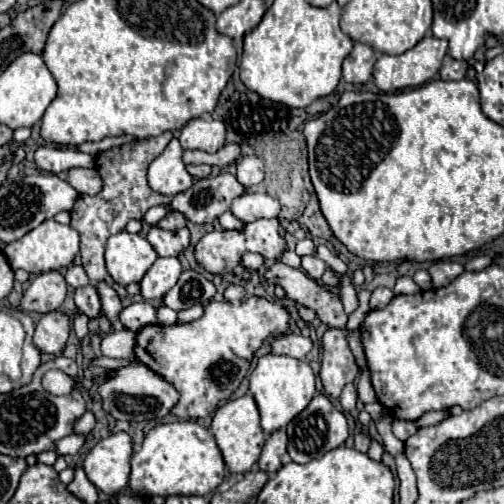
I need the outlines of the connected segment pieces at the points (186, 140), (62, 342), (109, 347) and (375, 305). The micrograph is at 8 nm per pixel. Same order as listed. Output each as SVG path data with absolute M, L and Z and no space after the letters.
M214 118L190 120L180 134L180 144L184 150L204 150L218 152L226 142L226 128Z
M56 310L44 314L36 324L34 344L40 348L40 352L58 354L64 350L68 336L70 336L70 316L66 312Z
M122 330L122 332L110 332L102 340L102 354L110 358L130 358L134 356L134 332Z
M376 288L376 290L372 292L372 298L370 298L370 308L372 308L372 310L380 310L380 308L384 308L392 298L394 298L394 292L392 292L390 288Z

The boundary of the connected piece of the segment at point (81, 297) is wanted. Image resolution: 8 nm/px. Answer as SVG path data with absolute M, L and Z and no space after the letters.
M88 284L84 288L78 288L74 294L74 302L78 306L78 312L86 314L88 318L100 318L100 298L94 288L94 284Z

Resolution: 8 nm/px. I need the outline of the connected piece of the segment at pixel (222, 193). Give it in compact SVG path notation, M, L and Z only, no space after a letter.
M220 172L218 176L208 176L196 180L186 192L172 198L172 210L182 212L194 224L208 224L216 220L222 212L230 208L230 202L244 192L244 186L236 176Z

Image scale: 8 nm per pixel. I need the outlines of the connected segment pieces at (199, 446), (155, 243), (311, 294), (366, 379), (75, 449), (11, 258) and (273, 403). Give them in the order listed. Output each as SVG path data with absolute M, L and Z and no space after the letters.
M182 420L154 426L146 434L142 450L132 454L130 488L144 496L206 496L220 486L220 482L224 480L224 472L226 464L212 432L198 422Z
M152 226L146 240L152 244L152 248L158 252L158 256L178 258L190 246L190 230L180 228L176 232L168 232L168 230L160 230L160 228Z
M276 262L270 270L266 270L264 278L268 282L280 284L290 300L314 310L316 316L328 328L342 328L342 330L346 328L348 314L342 308L340 296L336 292L332 292L330 288L312 280L306 272L290 268L282 262Z
M362 370L360 382L358 382L358 398L360 398L364 404L376 400L374 390L372 390L372 384L370 384L370 372L368 372L368 370Z
M70 434L70 436L66 436L66 438L62 438L62 440L56 442L56 452L62 454L62 456L66 456L66 454L78 454L80 448L84 446L84 442L86 442L84 434Z
M44 220L38 228L28 232L24 238L10 242L4 248L4 254L12 270L22 268L30 274L40 274L40 272L50 272L50 270L60 270L70 266L74 262L74 256L78 254L78 244L80 244L80 236L72 226L64 226L54 220Z
M266 354L258 360L254 372L250 374L250 392L260 410L260 426L266 434L286 428L286 424L310 404L316 392L316 376L306 360L296 360L290 356Z

